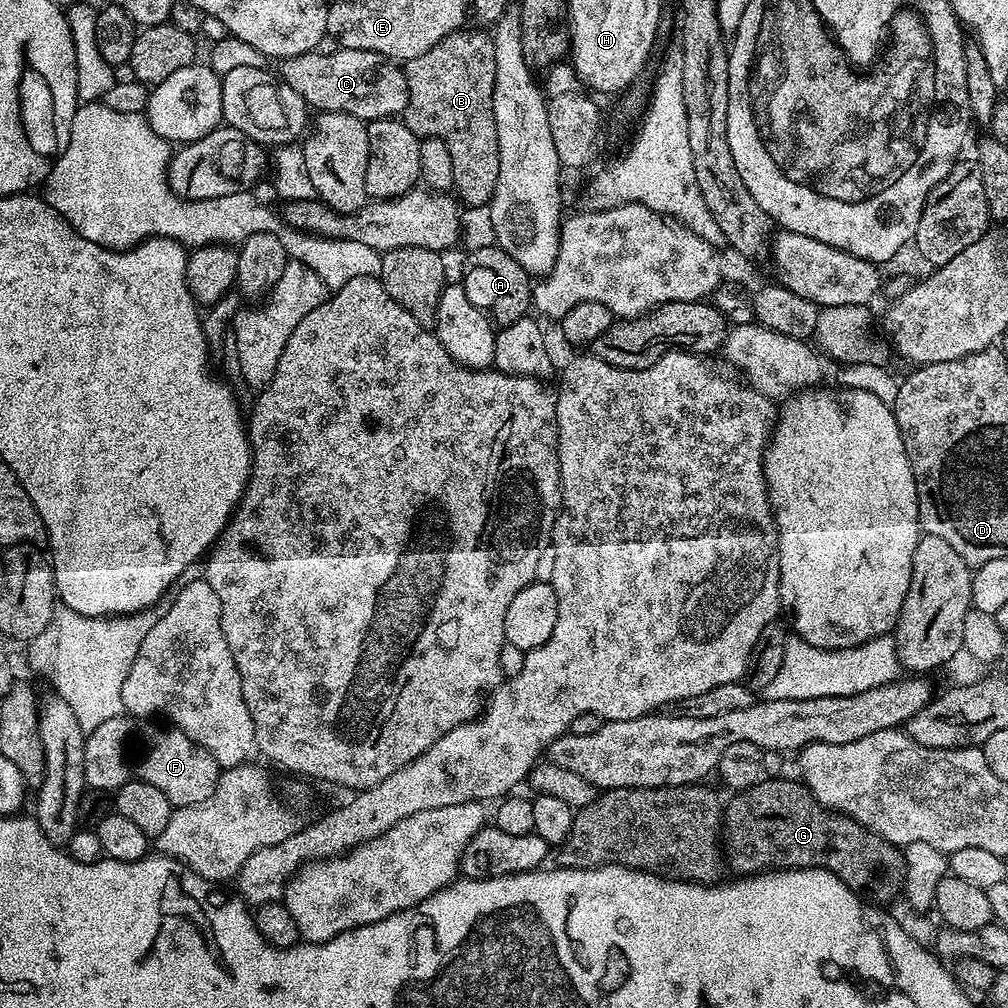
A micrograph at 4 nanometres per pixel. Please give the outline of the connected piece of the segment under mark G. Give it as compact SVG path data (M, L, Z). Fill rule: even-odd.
M765 778L759 784L750 786L746 790L735 793L732 801L725 803L722 808L722 848L726 853L726 864L736 874L755 874L765 870L783 870L785 868L821 868L830 874L834 874L852 892L859 894L863 899L877 905L887 905L887 900L901 895L904 886L904 853L889 840L884 840L878 834L874 834L866 826L862 826L857 820L854 822L842 822L840 818L830 818L818 812L818 808L804 800L800 806L806 806L804 812L784 812L784 814L756 814L748 812L750 802L754 798L770 798L770 790L776 788L776 778Z

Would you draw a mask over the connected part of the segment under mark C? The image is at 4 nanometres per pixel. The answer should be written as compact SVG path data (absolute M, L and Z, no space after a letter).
M339 46L333 49L333 52L317 50L290 57L279 65L279 79L296 90L308 108L317 113L354 114L354 118L367 122L396 118L407 109L408 87L399 63L370 50Z

